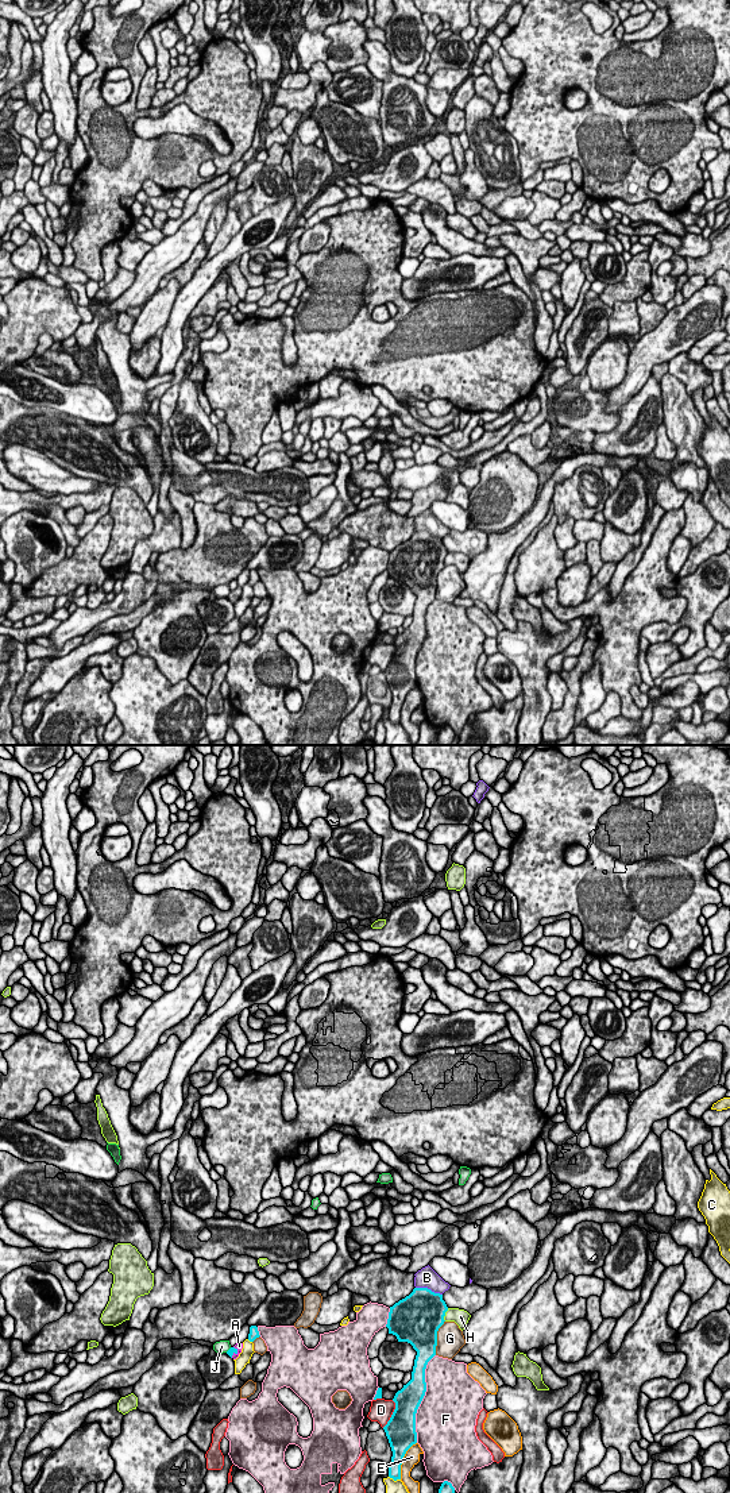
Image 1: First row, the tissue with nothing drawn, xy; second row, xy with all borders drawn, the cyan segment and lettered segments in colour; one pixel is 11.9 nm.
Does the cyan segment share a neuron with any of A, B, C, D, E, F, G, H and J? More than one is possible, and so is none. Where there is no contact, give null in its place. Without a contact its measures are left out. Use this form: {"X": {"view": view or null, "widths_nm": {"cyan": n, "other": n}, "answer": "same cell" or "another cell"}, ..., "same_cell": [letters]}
{"A": {"view": "xy", "widths_nm": {"cyan": 70, "other": 90}, "answer": "same cell"}, "B": {"view": "xy", "widths_nm": {"cyan": 480, "other": 240}, "answer": "another cell"}, "C": {"view": "xy", "widths_nm": {"cyan": 160, "other": 320}, "answer": "another cell"}, "D": {"view": "xy", "widths_nm": {"cyan": 360, "other": 280}, "answer": "another cell"}, "E": {"view": "xy", "widths_nm": {"cyan": 300, "other": 190}, "answer": "another cell"}, "F": {"view": "xy", "widths_nm": {"cyan": 300, "other": 480}, "answer": "another cell"}, "G": {"view": "xy", "widths_nm": {"cyan": 440, "other": 320}, "answer": "another cell"}, "H": {"view": "xy", "widths_nm": {"cyan": 500, "other": 190}, "answer": "another cell"}, "J": {"view": "xy", "widths_nm": {"cyan": 70, "other": 160}, "answer": "another cell"}, "same_cell": ["A"]}

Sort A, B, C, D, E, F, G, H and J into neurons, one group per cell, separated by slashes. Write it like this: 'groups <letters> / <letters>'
groups A / B / C / D / E / F / G / H / J

